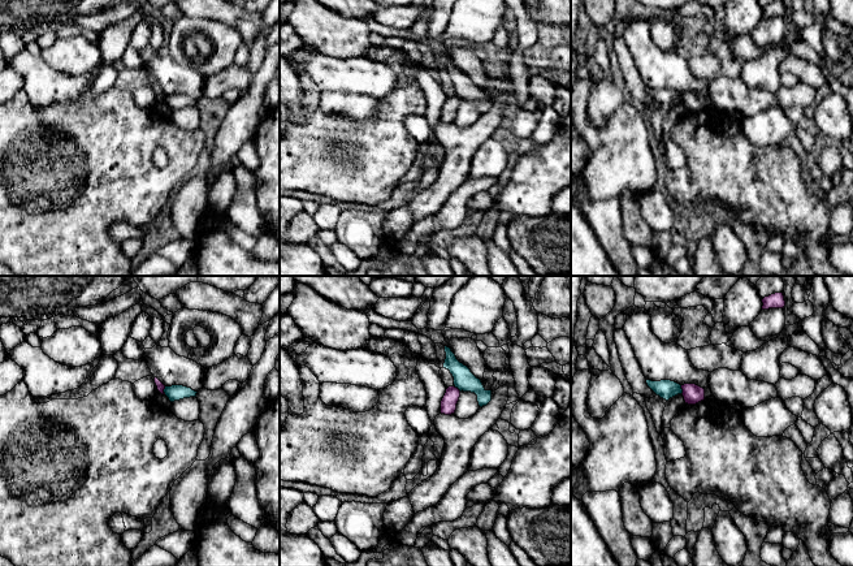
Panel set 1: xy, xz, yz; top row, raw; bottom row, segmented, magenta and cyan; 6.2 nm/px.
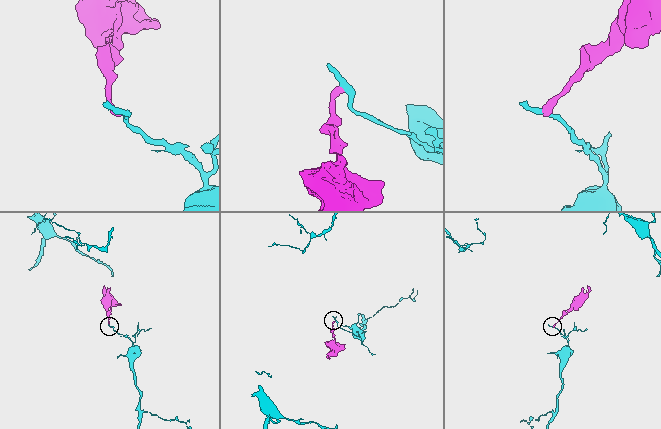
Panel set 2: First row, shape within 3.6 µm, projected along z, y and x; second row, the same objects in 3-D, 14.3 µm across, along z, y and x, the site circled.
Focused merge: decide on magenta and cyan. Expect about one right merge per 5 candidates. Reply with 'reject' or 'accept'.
reject

